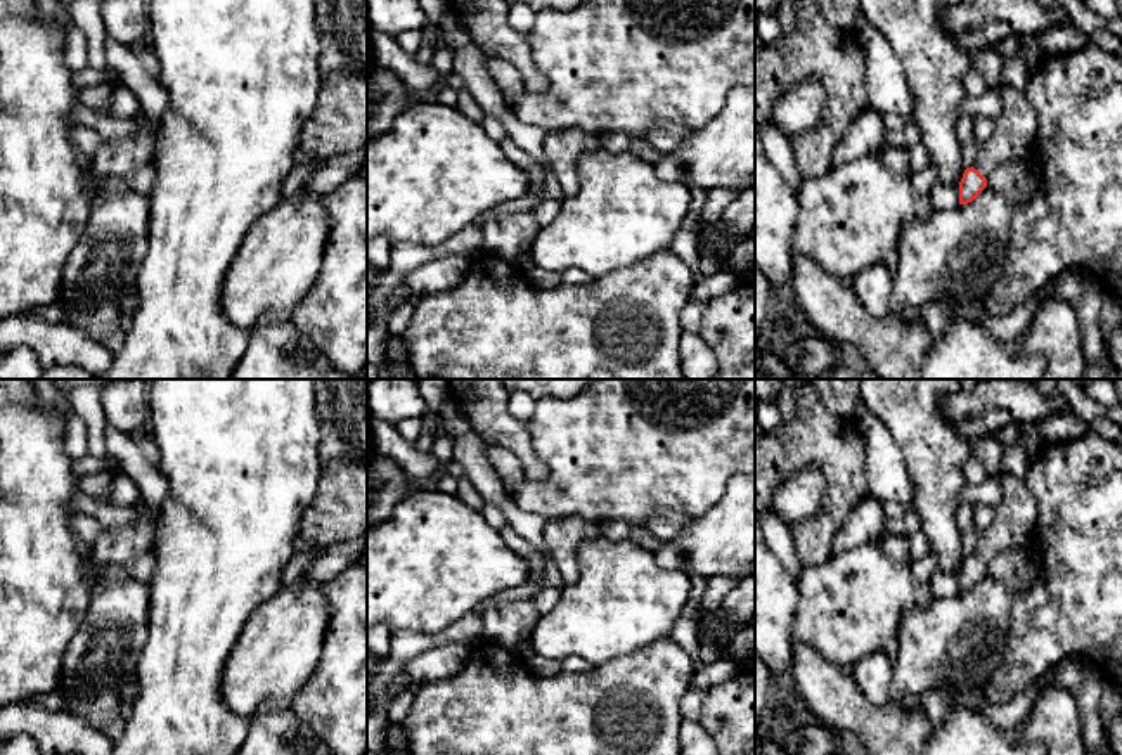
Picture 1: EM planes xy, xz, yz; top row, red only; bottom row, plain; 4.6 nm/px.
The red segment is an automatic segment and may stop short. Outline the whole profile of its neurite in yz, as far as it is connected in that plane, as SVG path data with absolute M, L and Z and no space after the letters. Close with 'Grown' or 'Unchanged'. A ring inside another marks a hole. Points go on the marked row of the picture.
M1001 85L1003 114L994 119L992 137L982 144L975 165L966 168L959 182L959 204L968 204L987 187L987 177L1003 163L1032 156L1035 140L1035 113L1023 90Z. Grown

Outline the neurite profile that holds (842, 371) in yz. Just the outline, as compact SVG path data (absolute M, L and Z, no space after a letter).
M840 364L828 374L826 379L881 379L881 378L869 369L864 372L857 372Z

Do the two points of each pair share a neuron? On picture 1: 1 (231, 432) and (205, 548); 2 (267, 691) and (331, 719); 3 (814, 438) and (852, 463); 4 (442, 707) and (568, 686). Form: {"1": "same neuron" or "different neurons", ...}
{"1": "same neuron", "2": "different neurons", "3": "same neuron", "4": "same neuron"}

